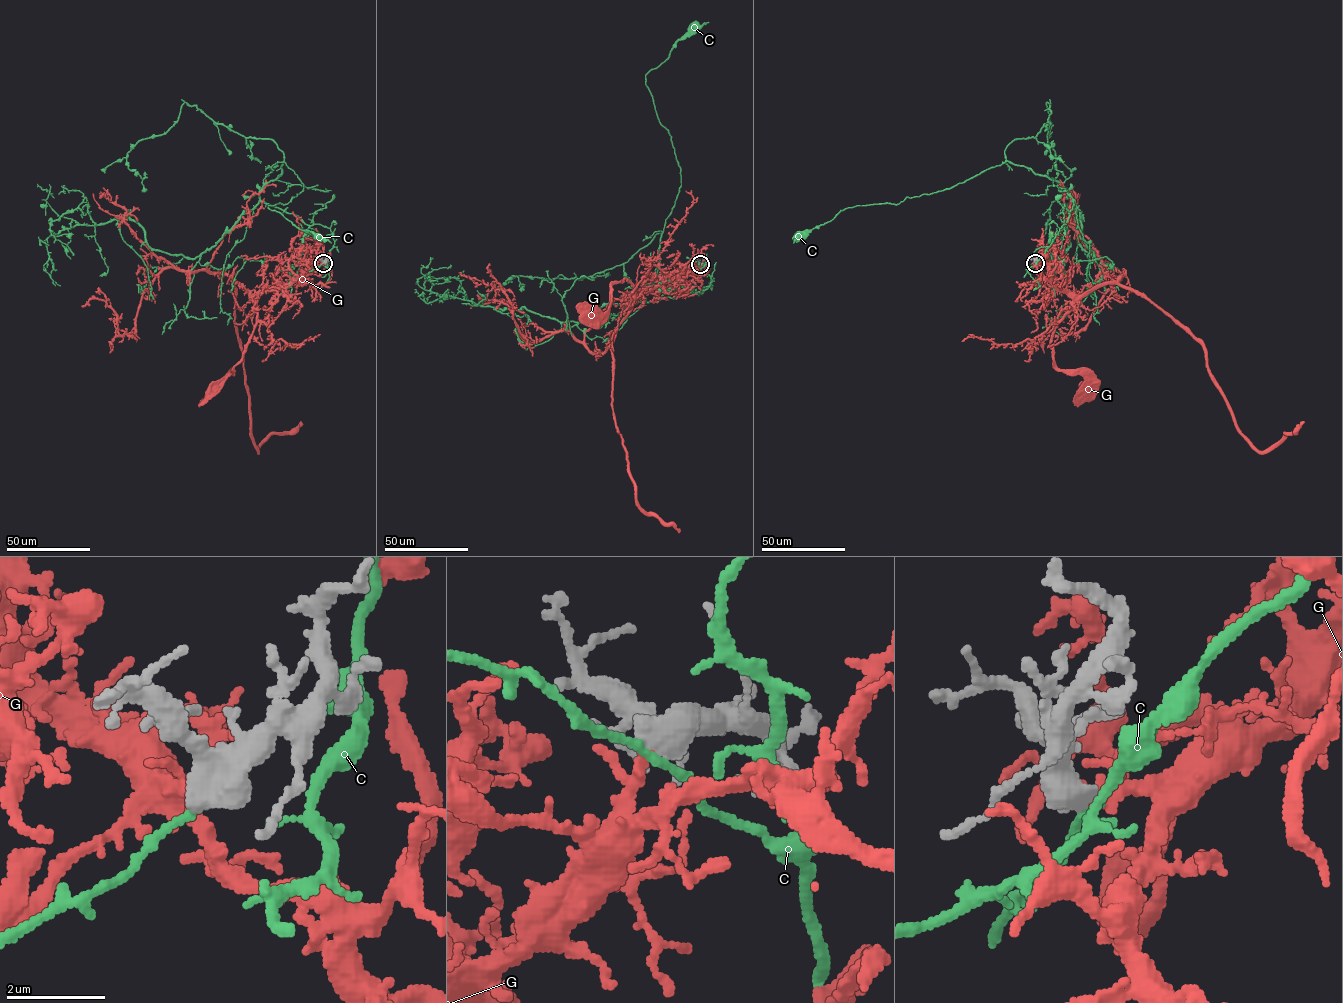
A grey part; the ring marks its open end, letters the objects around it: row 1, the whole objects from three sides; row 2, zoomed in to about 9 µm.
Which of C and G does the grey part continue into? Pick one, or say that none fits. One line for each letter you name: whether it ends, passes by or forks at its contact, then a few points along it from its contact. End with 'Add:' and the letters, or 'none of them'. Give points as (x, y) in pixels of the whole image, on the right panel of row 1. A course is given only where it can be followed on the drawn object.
G: it passes by | via (1035, 263), (1043, 260), (1054, 283), (1072, 299), (1051, 340), (1053, 363), (1077, 370), (1086, 387)
Add: G

